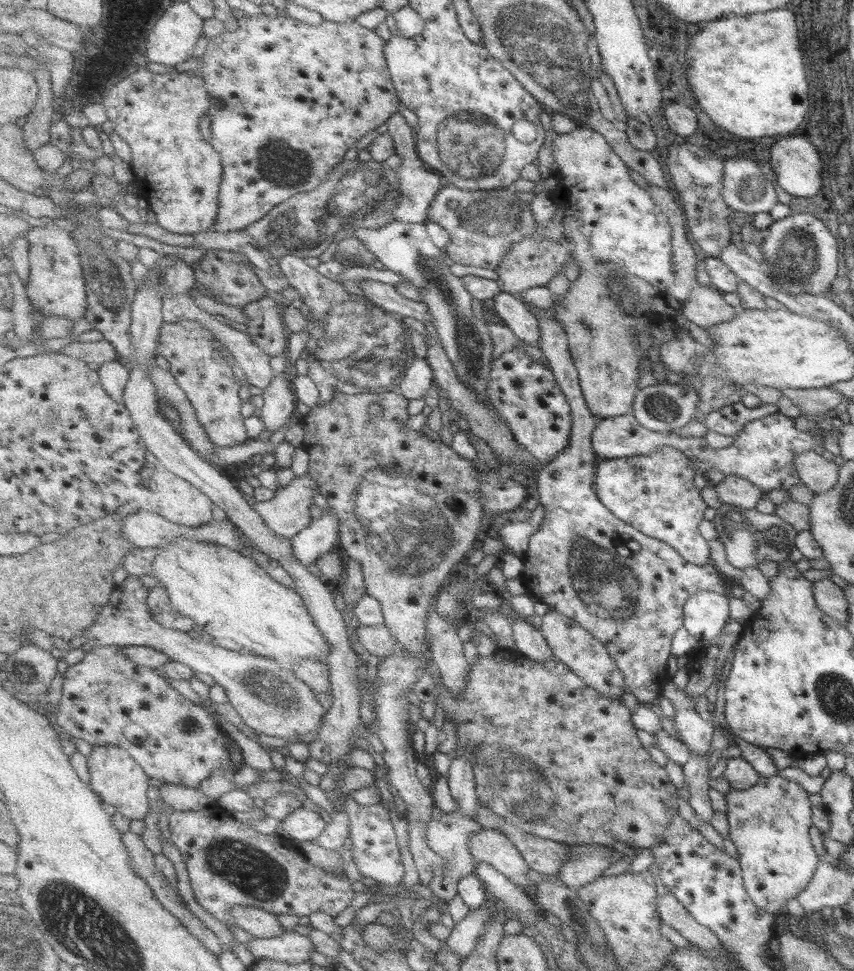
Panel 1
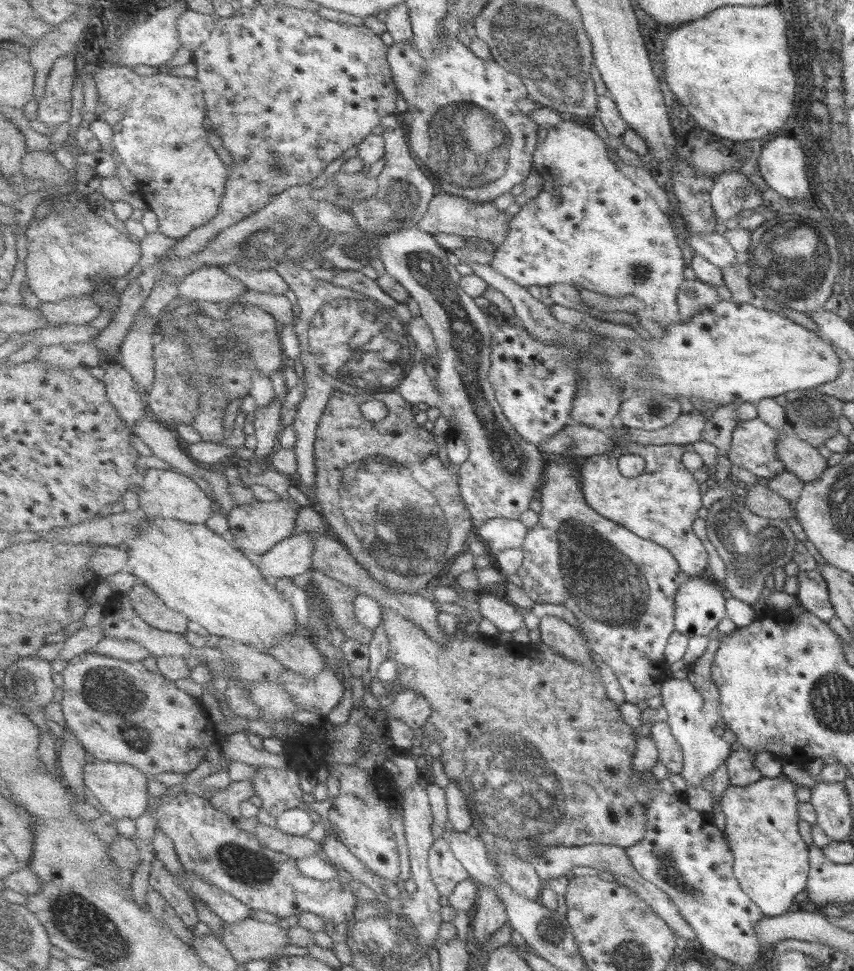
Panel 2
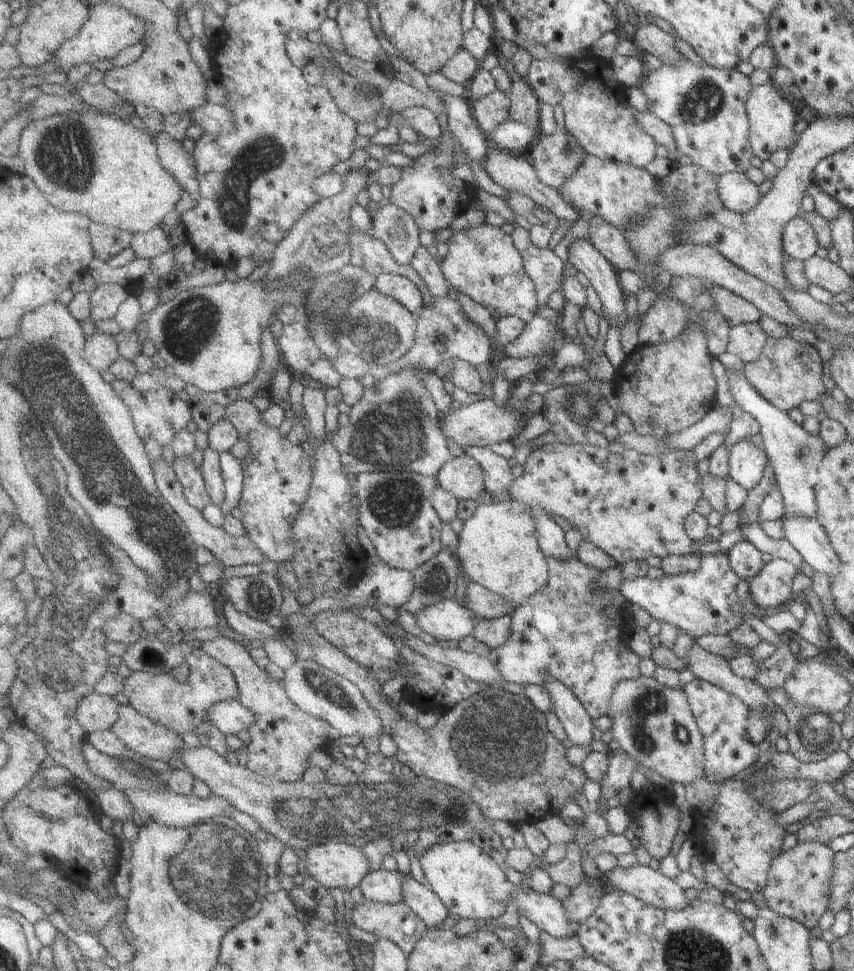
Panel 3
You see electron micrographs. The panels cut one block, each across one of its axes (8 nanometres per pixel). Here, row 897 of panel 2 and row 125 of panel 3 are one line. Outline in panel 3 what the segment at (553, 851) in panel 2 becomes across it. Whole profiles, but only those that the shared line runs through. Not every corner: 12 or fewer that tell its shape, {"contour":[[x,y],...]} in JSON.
{"contour":[[636,112],[638,122],[660,145],[669,150],[669,159],[679,162],[674,128],[657,114]]}

